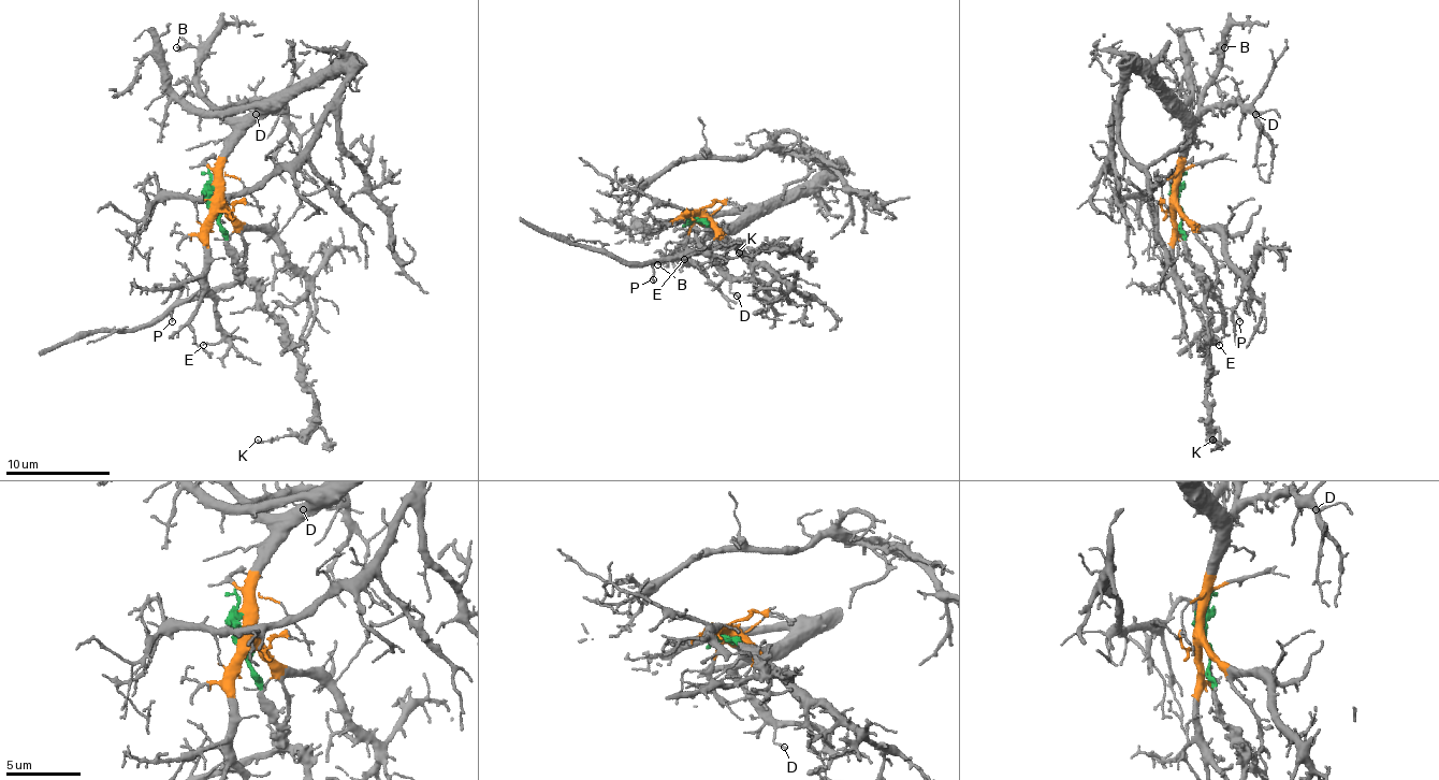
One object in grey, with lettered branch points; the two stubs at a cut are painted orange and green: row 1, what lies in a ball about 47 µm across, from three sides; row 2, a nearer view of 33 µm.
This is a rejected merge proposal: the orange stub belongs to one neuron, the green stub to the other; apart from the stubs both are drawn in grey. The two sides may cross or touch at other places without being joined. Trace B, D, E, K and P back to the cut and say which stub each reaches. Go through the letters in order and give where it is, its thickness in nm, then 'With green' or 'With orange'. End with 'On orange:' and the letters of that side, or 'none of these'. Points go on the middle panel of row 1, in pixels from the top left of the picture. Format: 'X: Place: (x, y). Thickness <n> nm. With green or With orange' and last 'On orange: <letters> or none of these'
B: Place: (657, 264). Thickness 110 nm. With orange
D: Place: (737, 295). Thickness 120 nm. With orange
E: Place: (684, 259). Thickness 120 nm. With orange
K: Place: (739, 253). Thickness 130 nm. With green
P: Place: (653, 279). Thickness 130 nm. With green
On orange: B, D, E

